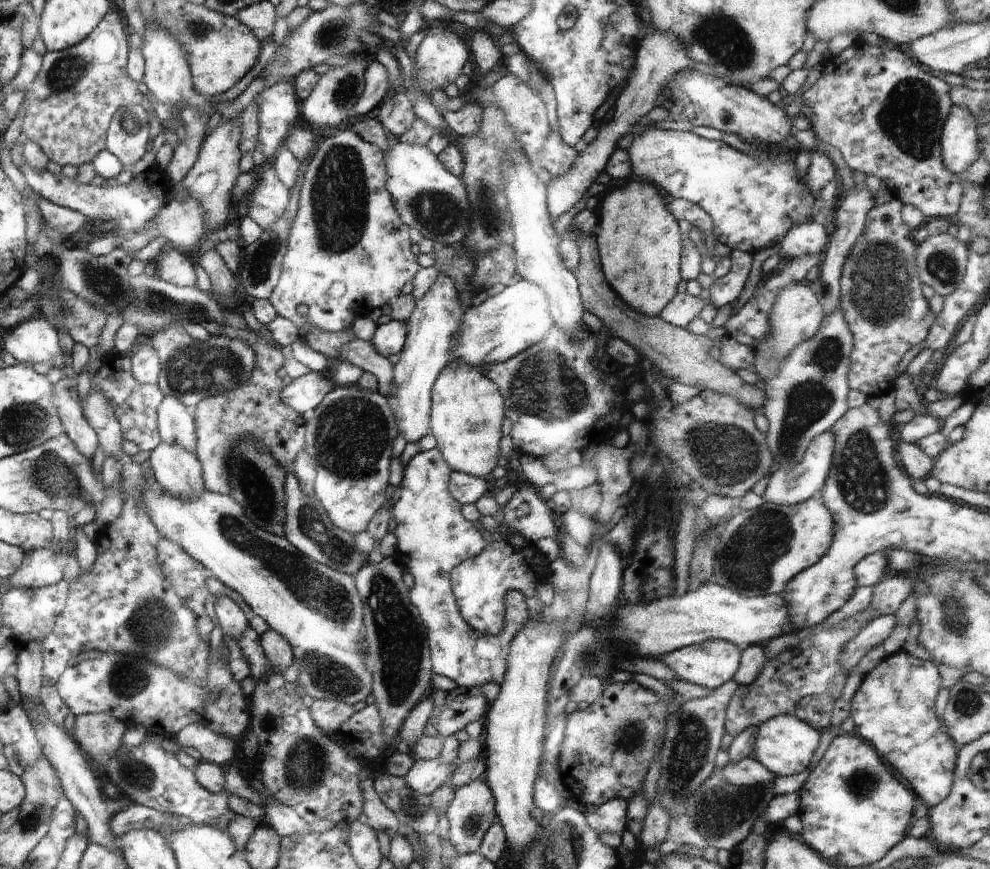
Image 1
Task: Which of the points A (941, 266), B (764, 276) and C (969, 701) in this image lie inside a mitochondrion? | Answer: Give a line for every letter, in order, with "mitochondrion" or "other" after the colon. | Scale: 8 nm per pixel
A: mitochondrion
B: other
C: mitochondrion

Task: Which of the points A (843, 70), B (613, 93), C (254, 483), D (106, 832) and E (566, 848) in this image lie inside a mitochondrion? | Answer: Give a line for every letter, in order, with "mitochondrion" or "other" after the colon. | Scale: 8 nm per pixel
A: other
B: other
C: mitochondrion
D: other
E: mitochondrion

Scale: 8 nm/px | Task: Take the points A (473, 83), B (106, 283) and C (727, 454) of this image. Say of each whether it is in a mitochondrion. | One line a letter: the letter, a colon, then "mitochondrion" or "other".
A: other
B: mitochondrion
C: mitochondrion

